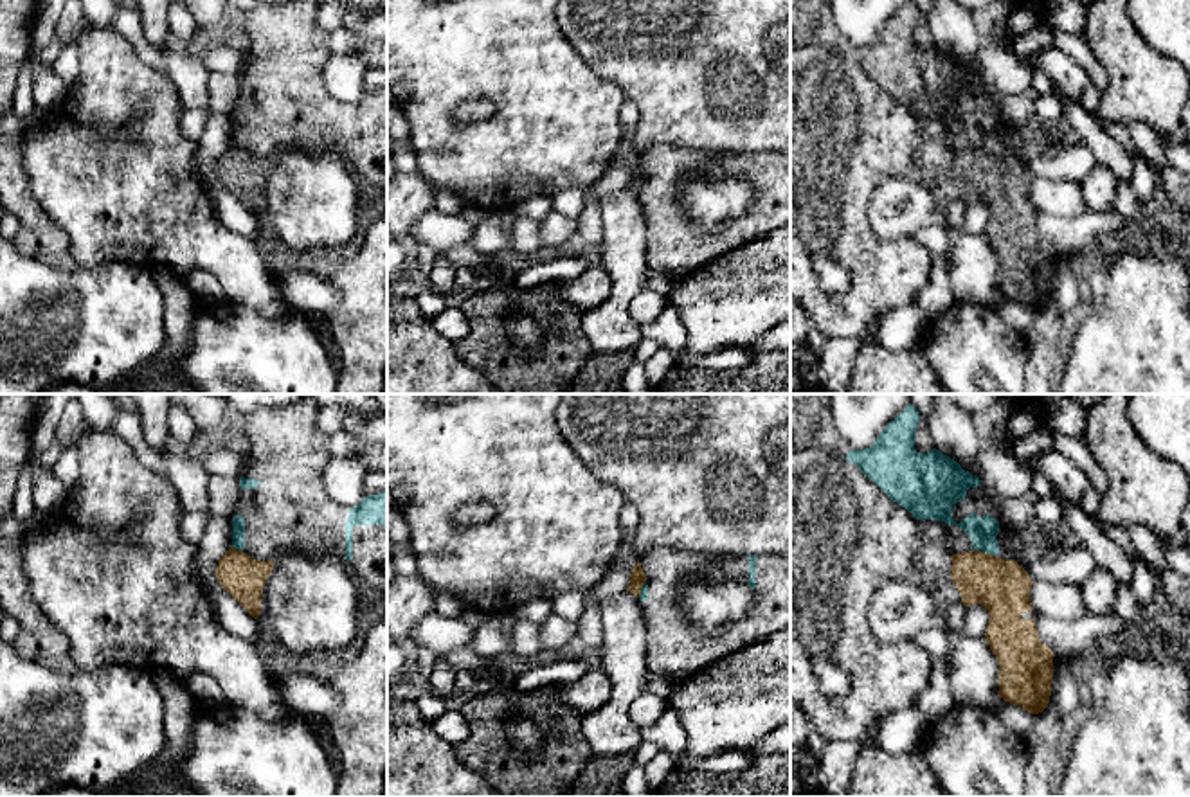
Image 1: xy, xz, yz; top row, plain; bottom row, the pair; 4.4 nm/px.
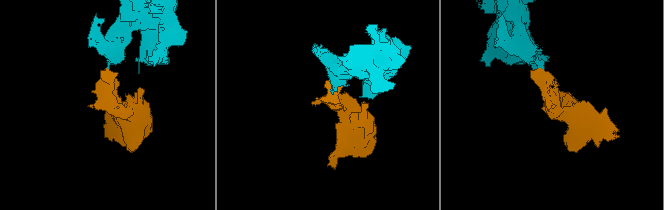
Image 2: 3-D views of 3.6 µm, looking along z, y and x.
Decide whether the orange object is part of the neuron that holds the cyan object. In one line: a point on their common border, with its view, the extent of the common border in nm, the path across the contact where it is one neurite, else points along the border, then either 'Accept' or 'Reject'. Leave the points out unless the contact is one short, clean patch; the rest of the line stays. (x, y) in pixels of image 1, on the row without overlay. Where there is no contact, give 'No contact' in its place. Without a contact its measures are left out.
Touches cyan at yz (983, 148). Shared border 110 nm. Boundary: yz (973, 146), (994, 153). Reject

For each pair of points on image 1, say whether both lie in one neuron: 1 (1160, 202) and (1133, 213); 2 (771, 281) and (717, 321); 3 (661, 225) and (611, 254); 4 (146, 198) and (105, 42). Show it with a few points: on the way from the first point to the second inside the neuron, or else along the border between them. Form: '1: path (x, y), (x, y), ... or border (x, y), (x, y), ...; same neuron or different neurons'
1: border (1142, 205), (1171, 236); different neurons
2: path (758, 285), (730, 308); same neuron
3: border (638, 195), (643, 205), (645, 263), (649, 268); different neurons
4: path (146, 159), (153, 108), (132, 81); same neuron

